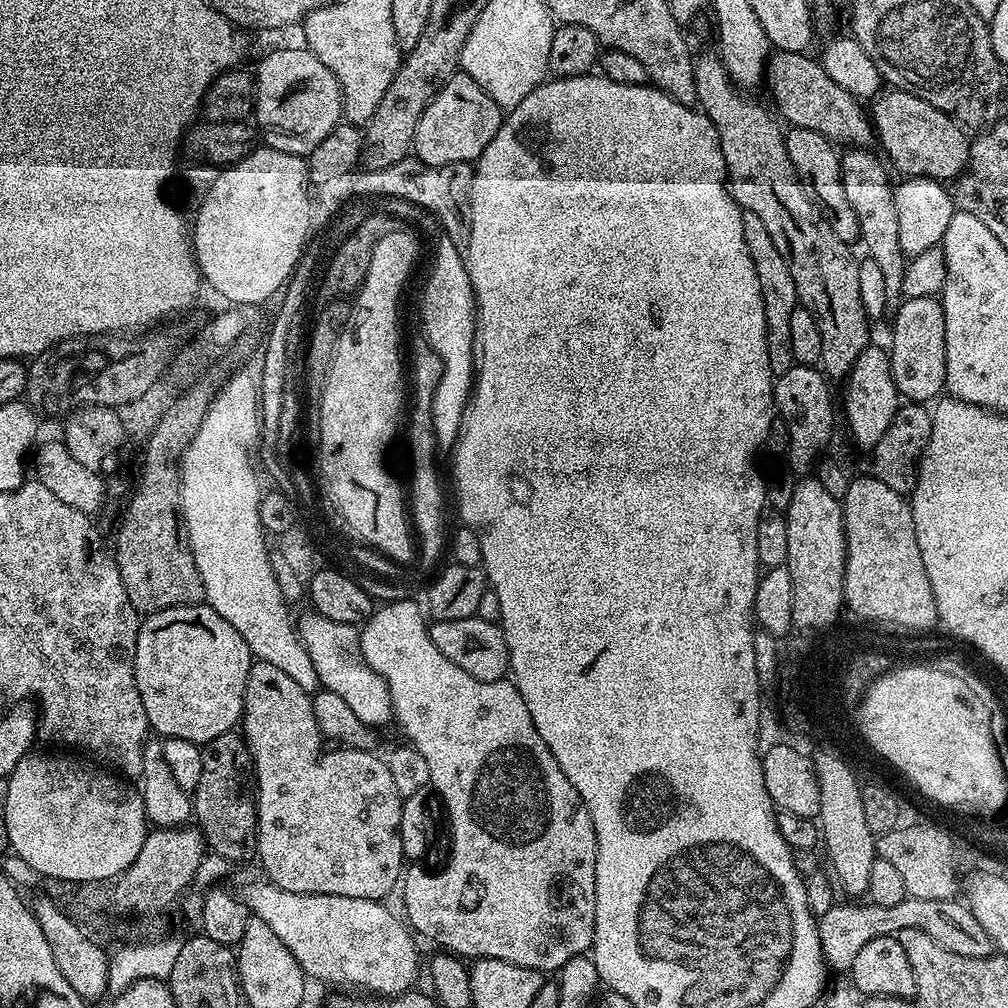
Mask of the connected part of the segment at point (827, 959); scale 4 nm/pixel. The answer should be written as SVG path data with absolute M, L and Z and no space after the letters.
M908 896L898 902L898 906L878 906L871 902L844 903L848 904L835 903L826 914L818 917L818 938L824 951L824 963L831 971L833 968L836 972L847 973L858 950L862 950L870 938L896 936L902 930L922 930L922 934L930 934L938 946L966 958L987 958L993 955L992 939L986 930L982 930L982 925L978 923L978 918L974 918L968 904L959 899L931 900Z

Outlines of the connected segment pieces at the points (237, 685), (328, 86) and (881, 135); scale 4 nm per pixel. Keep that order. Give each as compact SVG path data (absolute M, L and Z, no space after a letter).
M207 602L167 608L145 615L140 622L134 674L142 706L146 706L149 729L160 738L186 738L186 742L206 745L218 734L233 731L244 714L246 678L254 657L242 634L222 618Z
M299 47L276 48L254 68L254 124L267 147L307 158L341 123L344 99L336 75L307 47Z
M900 89L886 92L879 93L873 99L870 119L877 141L880 140L889 156L889 163L892 162L905 177L930 177L946 182L959 176L967 167L970 146L969 137L966 138L962 132L963 127L925 99Z

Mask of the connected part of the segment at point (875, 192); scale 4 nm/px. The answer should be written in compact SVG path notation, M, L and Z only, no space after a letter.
M848 146L840 152L840 173L842 174L842 190L846 194L846 202L850 202L850 210L854 210L854 218L858 218L860 227L859 243L864 244L867 259L882 270L882 278L886 281L886 306L888 312L894 314L900 308L900 301L905 299L902 290L902 278L906 267L906 257L902 246L898 243L898 217L894 210L893 181L888 181L885 161L875 156L869 147Z

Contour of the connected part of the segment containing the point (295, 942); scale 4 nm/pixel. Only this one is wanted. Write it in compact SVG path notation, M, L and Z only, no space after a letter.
M266 880L262 882L252 882L246 885L243 890L240 890L240 897L245 906L248 908L250 914L262 920L266 923L272 931L274 931L278 938L284 942L284 946L290 952L292 956L296 958L299 966L303 969L306 976L309 979L320 980L340 988L350 988L352 992L365 992L381 997L397 996L397 994L403 994L409 991L417 981L420 972L418 972L418 950L416 948L417 941L411 932L411 929L407 926L407 923L397 914L397 916L388 908L386 904L381 901L362 899L362 898L346 898L344 895L310 895L306 892L294 892L288 890L282 890L276 884L273 884Z

